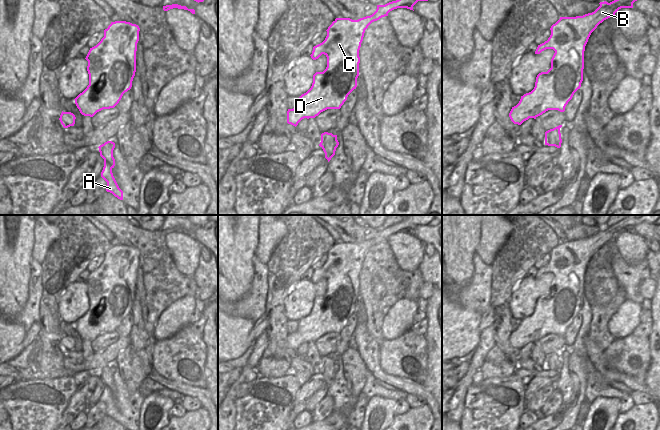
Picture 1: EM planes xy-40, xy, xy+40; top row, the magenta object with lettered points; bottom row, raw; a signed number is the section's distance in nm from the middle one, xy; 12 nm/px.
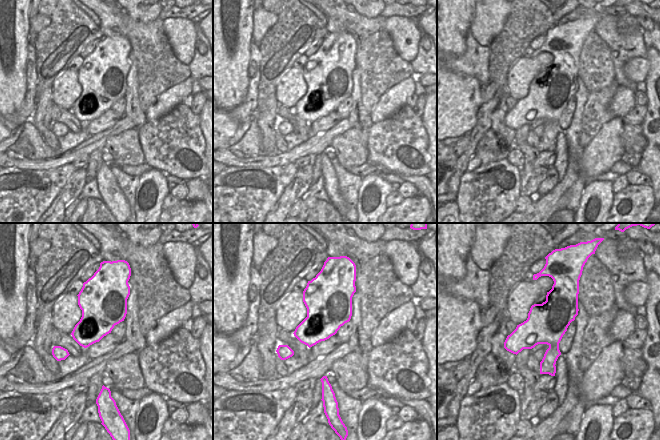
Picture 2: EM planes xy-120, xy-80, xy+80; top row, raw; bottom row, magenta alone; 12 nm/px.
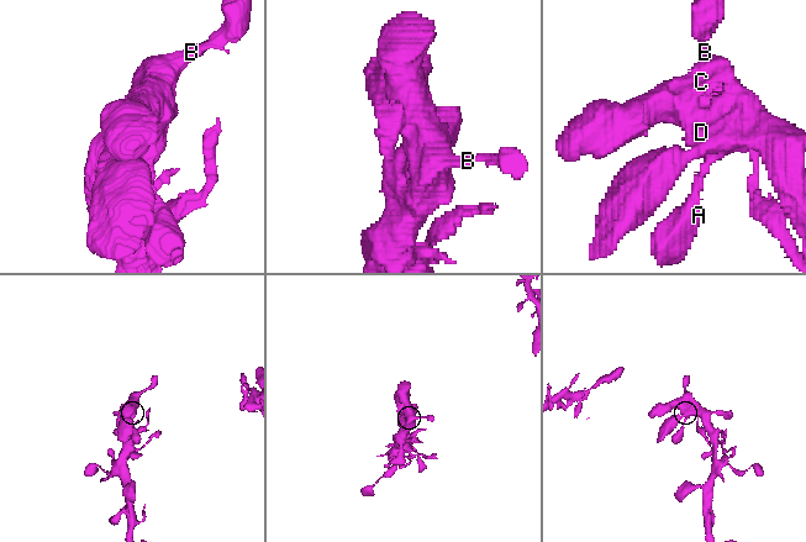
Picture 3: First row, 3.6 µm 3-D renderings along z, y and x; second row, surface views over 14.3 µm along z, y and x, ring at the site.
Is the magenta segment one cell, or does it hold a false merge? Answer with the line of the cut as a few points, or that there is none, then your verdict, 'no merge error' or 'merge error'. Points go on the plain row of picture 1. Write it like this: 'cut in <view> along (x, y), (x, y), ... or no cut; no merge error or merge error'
no cut; no merge error

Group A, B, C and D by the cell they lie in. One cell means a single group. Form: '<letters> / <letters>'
A B C D

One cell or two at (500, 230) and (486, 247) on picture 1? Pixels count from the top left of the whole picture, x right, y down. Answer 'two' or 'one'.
one

